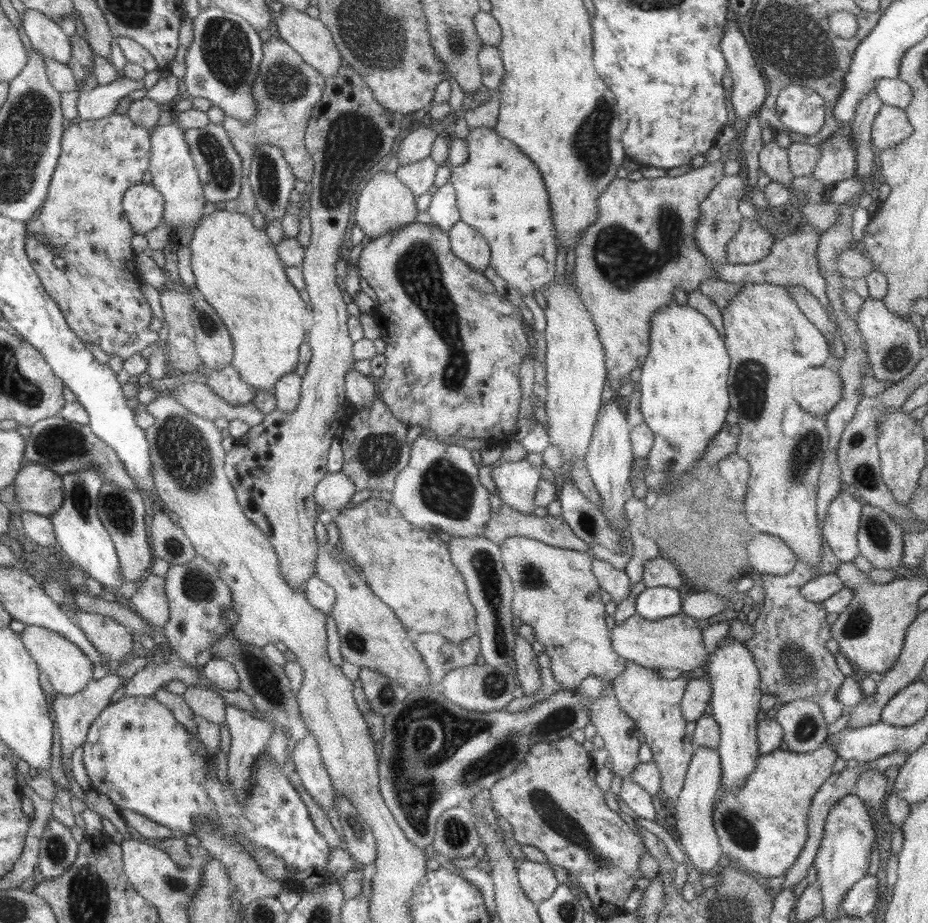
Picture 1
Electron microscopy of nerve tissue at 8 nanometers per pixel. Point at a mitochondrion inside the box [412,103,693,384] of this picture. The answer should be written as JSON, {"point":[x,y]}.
{"point":[624,259]}

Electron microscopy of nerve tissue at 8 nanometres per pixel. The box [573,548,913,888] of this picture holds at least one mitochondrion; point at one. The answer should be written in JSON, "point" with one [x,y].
{"point":[796,664]}

